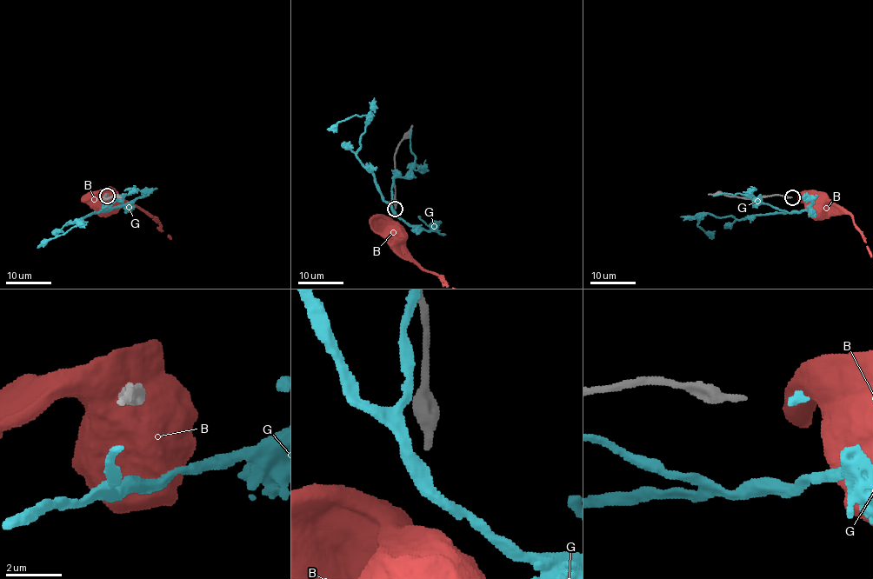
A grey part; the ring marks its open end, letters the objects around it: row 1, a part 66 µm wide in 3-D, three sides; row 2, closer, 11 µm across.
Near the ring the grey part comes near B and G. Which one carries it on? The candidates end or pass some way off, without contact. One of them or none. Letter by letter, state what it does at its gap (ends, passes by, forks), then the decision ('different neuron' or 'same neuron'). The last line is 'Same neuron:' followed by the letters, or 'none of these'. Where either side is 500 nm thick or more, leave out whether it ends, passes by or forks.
B: different neuron
G: it passes by | different neuron
Same neuron: none of these

